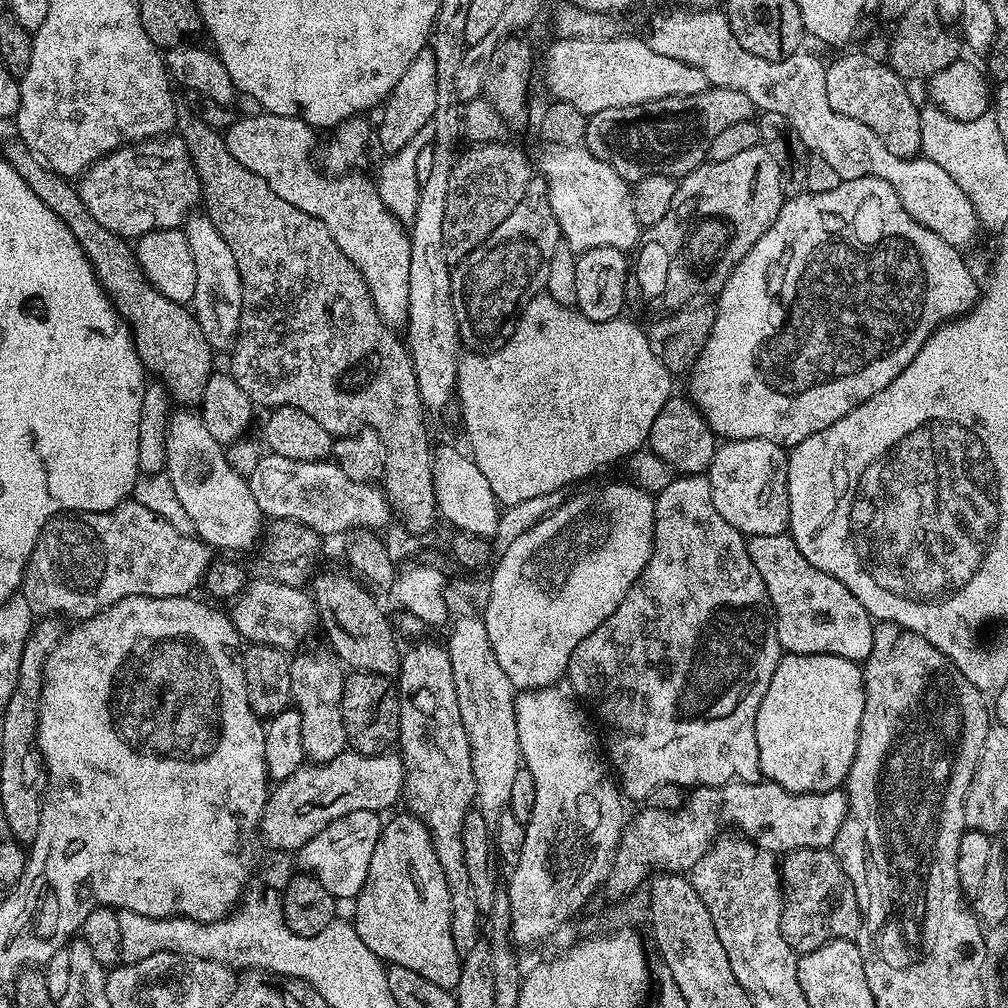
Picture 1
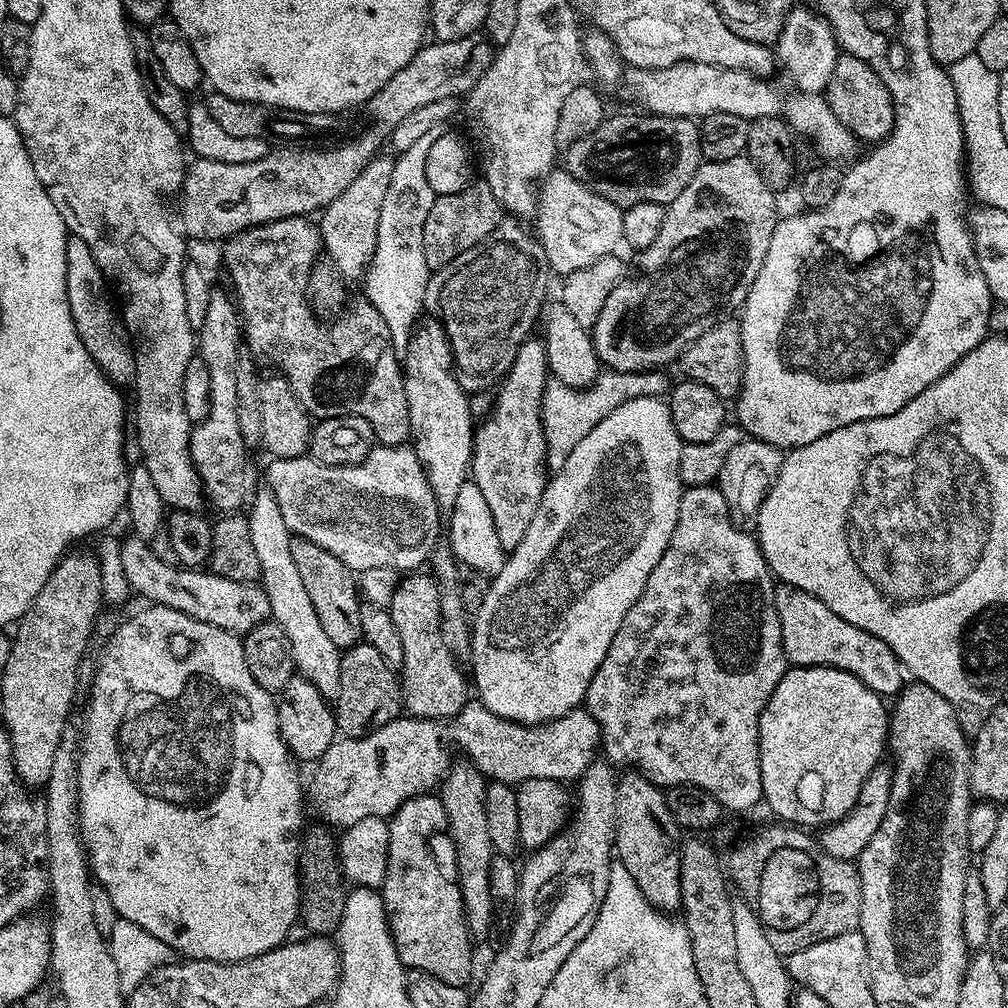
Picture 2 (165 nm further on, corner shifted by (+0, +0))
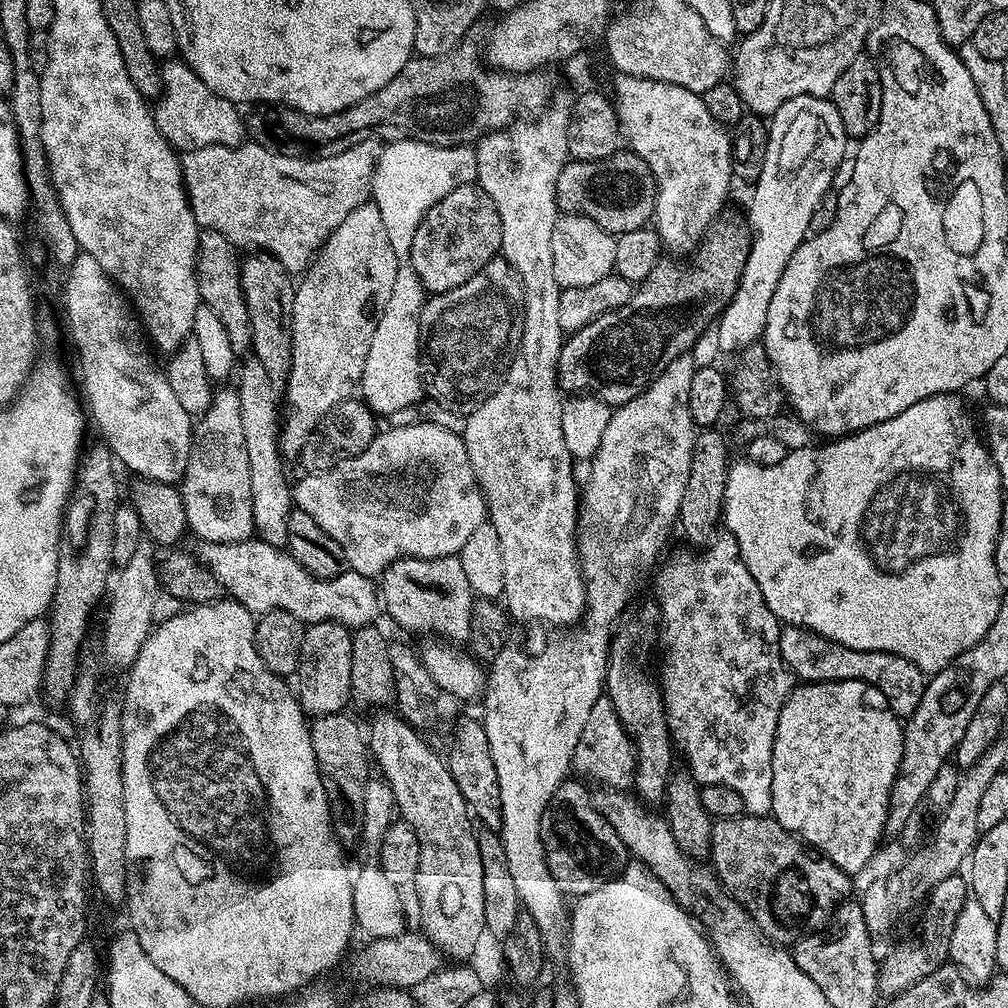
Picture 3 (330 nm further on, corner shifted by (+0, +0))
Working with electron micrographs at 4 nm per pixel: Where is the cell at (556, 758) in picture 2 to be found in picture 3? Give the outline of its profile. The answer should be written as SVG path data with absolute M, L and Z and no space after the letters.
M607 694L600 695L598 702L594 702L594 710L590 710L586 726L582 726L582 738L578 738L578 746L574 746L572 768L577 777L585 781L593 780L596 786L608 790L628 790L633 787L636 778L636 750Z

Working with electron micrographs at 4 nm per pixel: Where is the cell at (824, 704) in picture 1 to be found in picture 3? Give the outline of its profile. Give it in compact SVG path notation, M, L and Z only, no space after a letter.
M827 680L821 684L811 682L801 683L793 687L791 694L782 706L782 714L778 714L778 730L774 734L774 750L772 751L772 810L771 815L793 836L800 837L805 844L811 846L820 855L825 856L834 866L849 874L857 874L872 860L876 852L876 843L885 839L884 827L888 817L888 803L892 797L892 787L902 762L902 746L904 745L904 730L901 717L892 712L892 707L886 702L882 690L857 680Z

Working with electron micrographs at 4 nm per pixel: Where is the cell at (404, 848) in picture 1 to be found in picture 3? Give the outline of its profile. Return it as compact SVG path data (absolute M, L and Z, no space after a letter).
M392 710L375 713L372 725L366 728L366 743L371 759L381 768L383 779L387 780L396 799L399 819L416 831L418 840L418 868L414 881L416 900L420 903L420 924L423 935L439 948L449 961L464 962L480 944L480 935L485 935L484 907L482 906L482 854L478 854L476 832L472 828L468 803L464 801L458 782L450 774L445 757L440 756L423 740L421 733Z

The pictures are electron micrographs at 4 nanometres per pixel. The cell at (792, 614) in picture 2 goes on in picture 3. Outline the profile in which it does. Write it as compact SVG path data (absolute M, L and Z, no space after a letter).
M791 626L780 629L780 653L789 672L801 681L821 684L827 680L857 680L882 690L886 702L898 717L912 716L914 710L918 710L918 702L922 702L925 673L920 672L914 662L898 654L850 650L838 642L827 640L825 636L816 635L808 628Z

